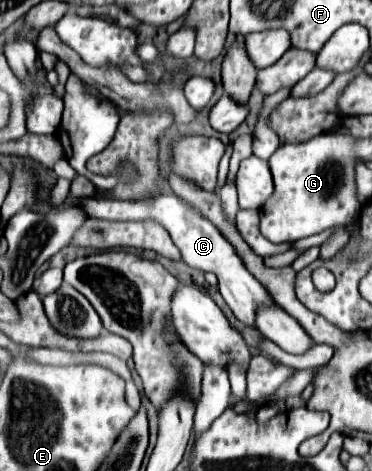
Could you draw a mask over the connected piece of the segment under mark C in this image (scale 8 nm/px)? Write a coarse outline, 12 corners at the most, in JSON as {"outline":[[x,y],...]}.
{"outline":[[176,195],[90,197],[88,217],[160,223],[184,263],[216,273],[234,317],[274,305],[226,237]]}

